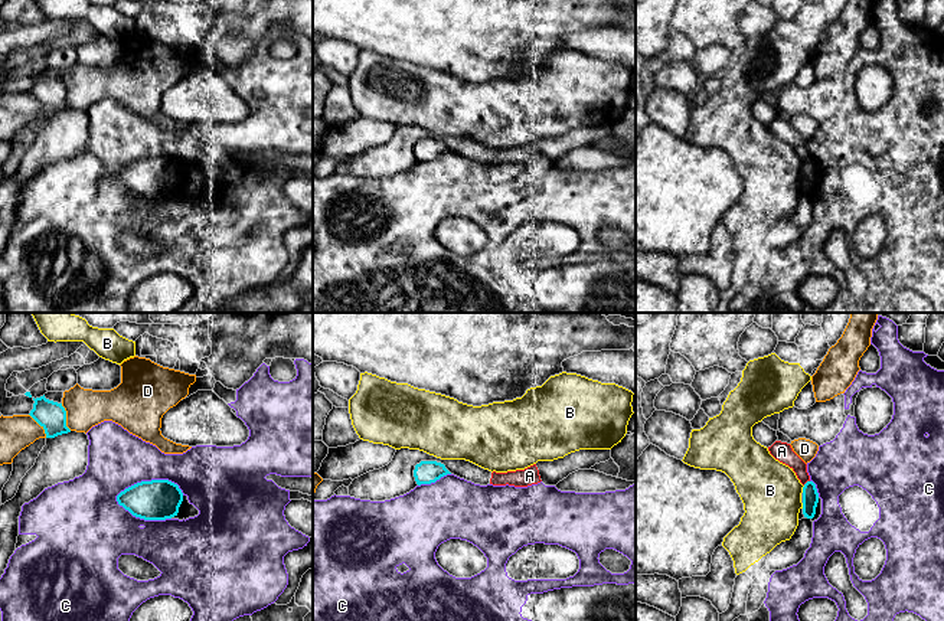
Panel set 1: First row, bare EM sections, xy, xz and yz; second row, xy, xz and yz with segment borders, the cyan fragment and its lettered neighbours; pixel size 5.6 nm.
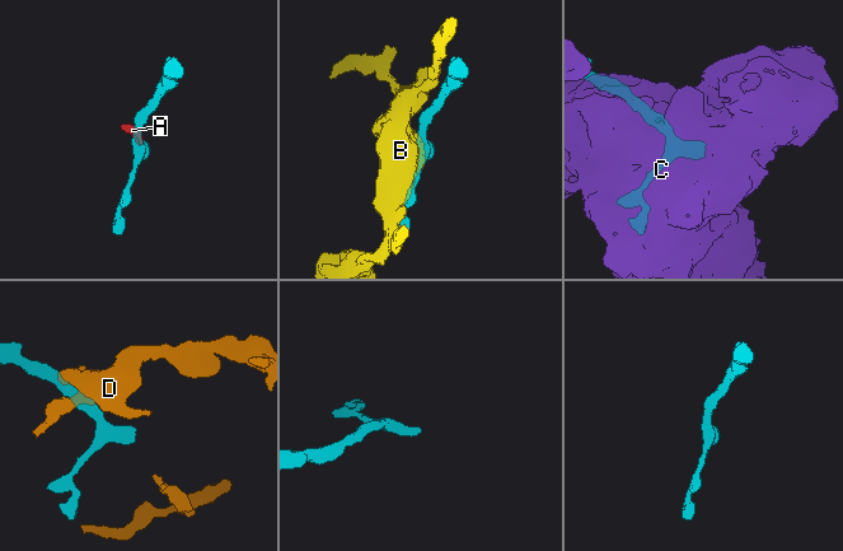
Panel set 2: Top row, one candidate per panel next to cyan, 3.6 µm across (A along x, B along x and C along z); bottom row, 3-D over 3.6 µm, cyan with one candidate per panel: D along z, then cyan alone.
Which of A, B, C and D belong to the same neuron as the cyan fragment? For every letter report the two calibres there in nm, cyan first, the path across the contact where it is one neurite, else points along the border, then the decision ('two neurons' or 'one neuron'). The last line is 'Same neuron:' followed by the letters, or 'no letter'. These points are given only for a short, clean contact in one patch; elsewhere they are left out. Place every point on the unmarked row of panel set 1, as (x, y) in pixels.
A: 100/110 nm | along yz (809, 157), (803, 162) | two neurons
B: 100/340 nm | two neurons
C: 220/320 nm | two neurons
D: 160/220 nm | two neurons
Same neuron: no letter

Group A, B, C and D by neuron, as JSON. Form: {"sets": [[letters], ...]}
{"sets": [["A"], ["B"], ["C"], ["D"]]}

